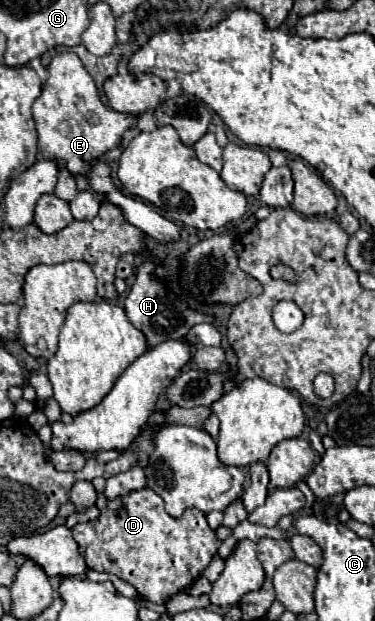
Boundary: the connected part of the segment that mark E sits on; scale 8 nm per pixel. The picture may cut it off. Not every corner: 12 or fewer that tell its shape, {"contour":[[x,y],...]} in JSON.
{"contour":[[73,52],[33,102],[39,154],[71,176],[119,146],[137,116],[109,110]]}

